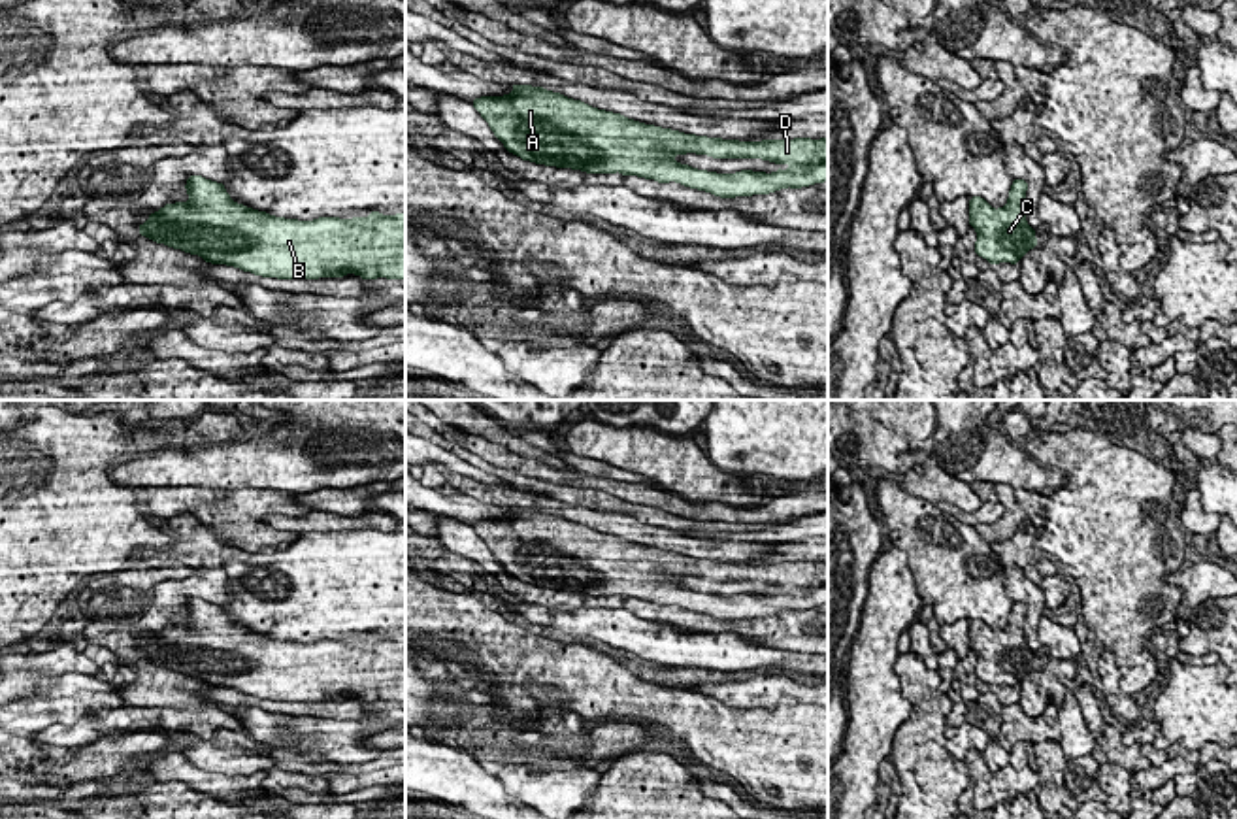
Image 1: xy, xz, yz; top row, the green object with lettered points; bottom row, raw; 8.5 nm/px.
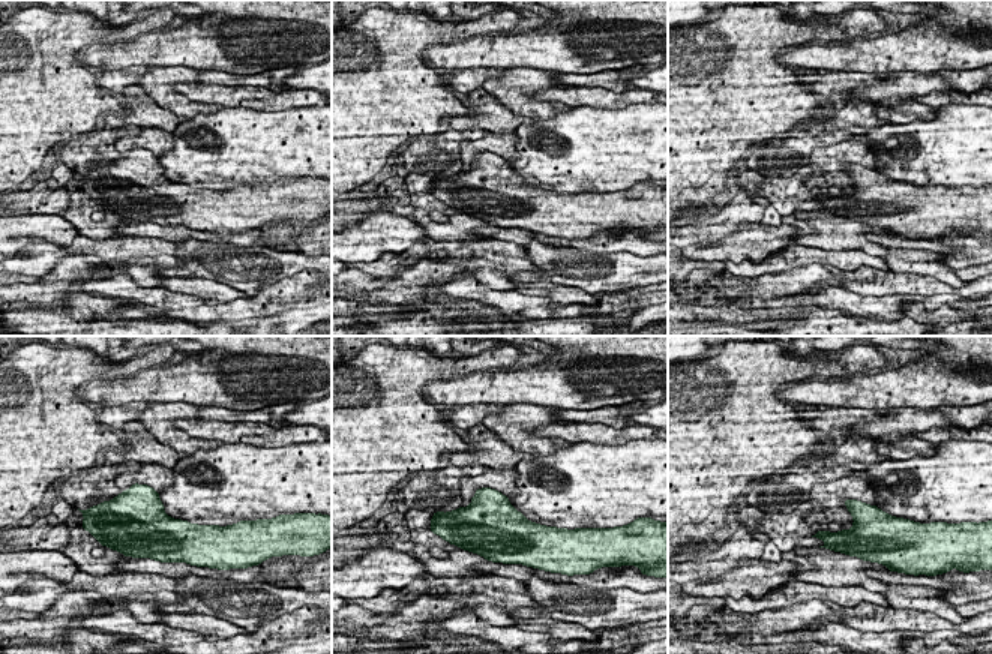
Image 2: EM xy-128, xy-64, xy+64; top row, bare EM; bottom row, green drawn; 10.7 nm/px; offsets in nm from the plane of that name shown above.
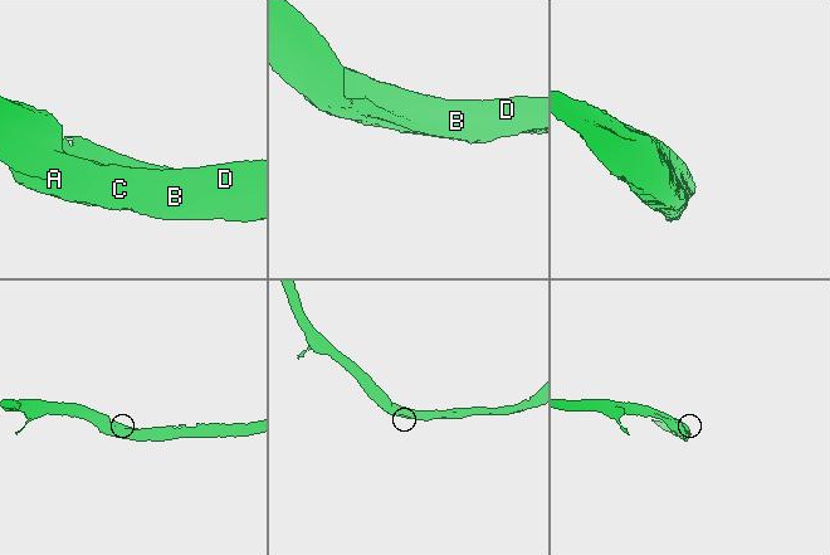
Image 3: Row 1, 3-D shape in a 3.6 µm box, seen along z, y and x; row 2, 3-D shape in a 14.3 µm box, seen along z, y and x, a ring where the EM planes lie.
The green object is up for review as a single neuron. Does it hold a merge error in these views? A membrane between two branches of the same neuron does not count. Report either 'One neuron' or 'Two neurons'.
One neuron

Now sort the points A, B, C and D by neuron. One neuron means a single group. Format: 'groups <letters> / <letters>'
groups A B C D

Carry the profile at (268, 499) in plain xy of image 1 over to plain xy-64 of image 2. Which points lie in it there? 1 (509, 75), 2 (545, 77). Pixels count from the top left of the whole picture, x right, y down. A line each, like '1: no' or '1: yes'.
1: yes
2: yes

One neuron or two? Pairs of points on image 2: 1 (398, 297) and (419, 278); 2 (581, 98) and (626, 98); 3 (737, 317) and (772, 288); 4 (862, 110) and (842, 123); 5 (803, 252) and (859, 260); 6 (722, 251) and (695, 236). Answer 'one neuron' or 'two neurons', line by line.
1: one neuron
2: one neuron
3: two neurons
4: one neuron
5: one neuron
6: two neurons

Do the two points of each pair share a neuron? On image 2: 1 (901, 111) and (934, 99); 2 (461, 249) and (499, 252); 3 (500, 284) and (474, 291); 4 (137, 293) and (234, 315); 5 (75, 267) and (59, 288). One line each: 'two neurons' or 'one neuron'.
1: two neurons
2: one neuron
3: two neurons
4: two neurons
5: one neuron

